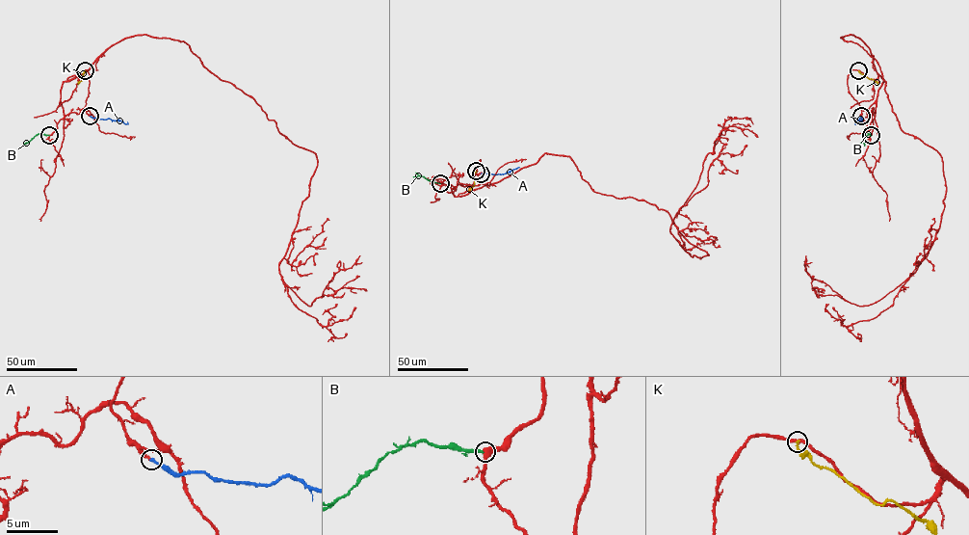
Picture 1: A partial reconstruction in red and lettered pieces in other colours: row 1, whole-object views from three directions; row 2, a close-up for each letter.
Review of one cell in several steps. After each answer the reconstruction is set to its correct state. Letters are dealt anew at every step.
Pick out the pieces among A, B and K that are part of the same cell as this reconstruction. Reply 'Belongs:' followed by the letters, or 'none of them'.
Belongs: A

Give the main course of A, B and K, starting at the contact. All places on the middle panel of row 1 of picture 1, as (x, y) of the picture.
A: (481, 173), (503, 174), (518, 167)
B: (440, 183), (422, 175), (412, 176)
K: (476, 171), (474, 184), (468, 191)

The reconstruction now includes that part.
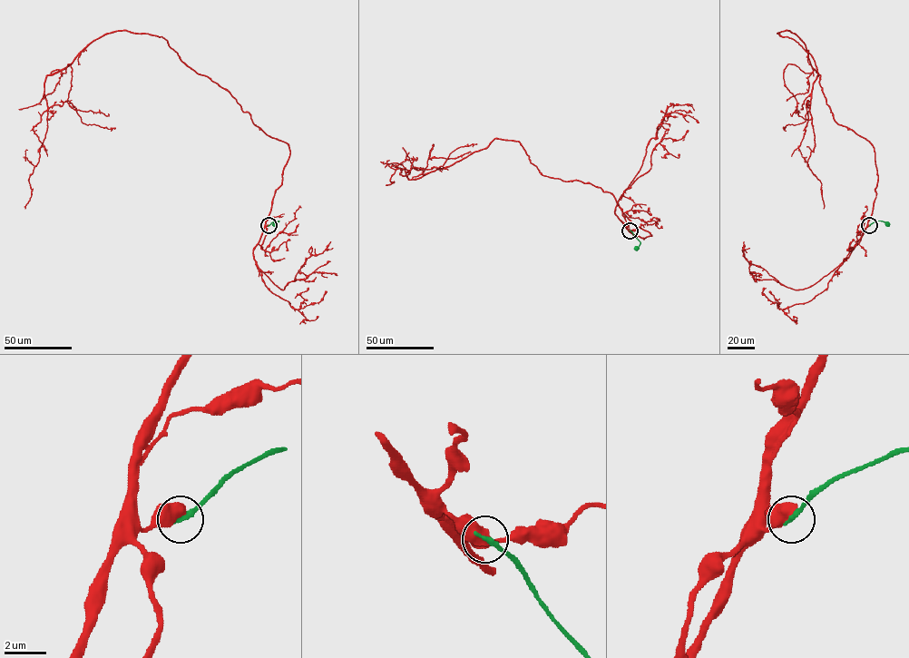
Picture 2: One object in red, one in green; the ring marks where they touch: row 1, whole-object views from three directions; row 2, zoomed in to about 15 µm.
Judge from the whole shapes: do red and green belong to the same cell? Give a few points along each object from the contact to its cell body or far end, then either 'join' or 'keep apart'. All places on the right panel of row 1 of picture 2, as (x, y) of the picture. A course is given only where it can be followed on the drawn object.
red runs (869, 225), (874, 149), (835, 121), (814, 60), (781, 31), (805, 44), (818, 74), (807, 162), (824, 208); green runs (869, 226), (877, 220), (887, 224); keep apart

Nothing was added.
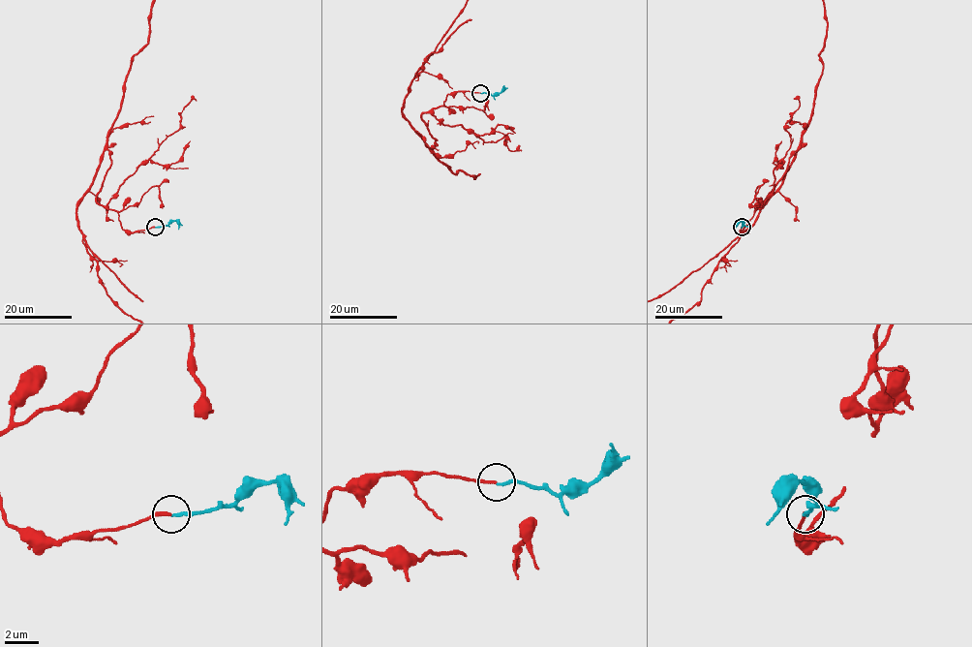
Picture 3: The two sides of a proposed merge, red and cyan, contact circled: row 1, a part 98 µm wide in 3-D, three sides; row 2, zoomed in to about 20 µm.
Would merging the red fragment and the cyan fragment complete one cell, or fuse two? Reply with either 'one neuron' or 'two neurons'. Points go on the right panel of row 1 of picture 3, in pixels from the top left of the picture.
one neuron

